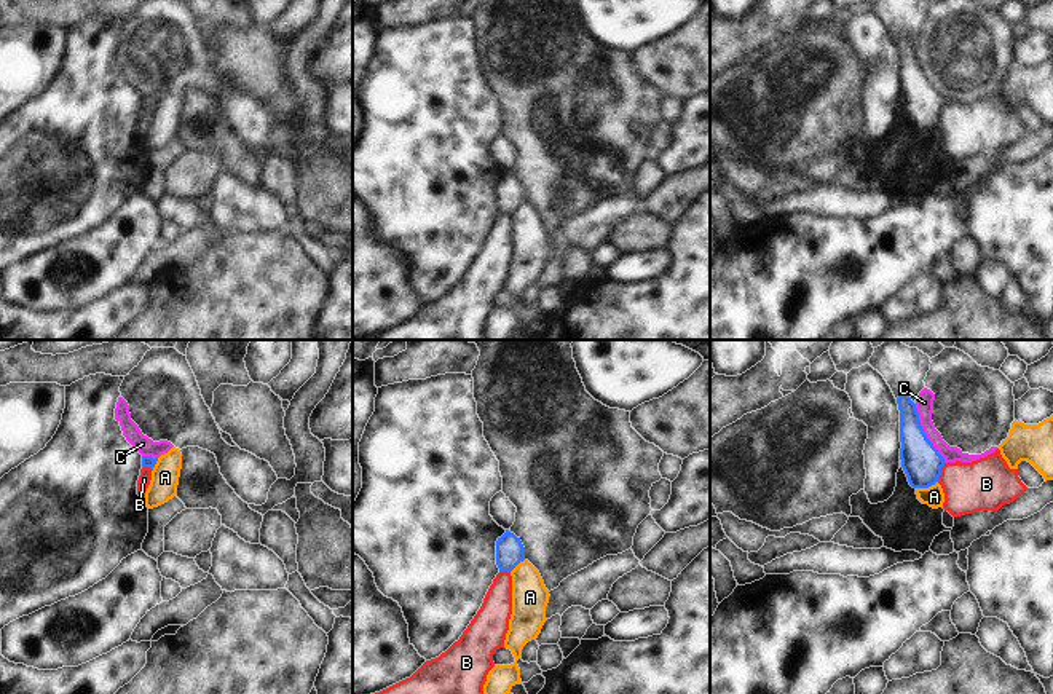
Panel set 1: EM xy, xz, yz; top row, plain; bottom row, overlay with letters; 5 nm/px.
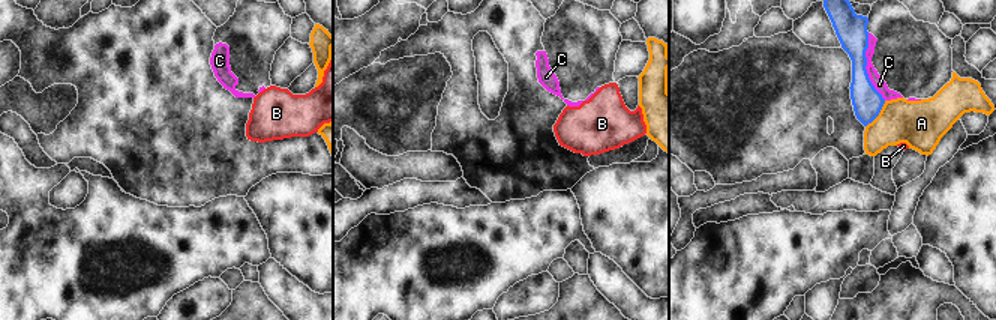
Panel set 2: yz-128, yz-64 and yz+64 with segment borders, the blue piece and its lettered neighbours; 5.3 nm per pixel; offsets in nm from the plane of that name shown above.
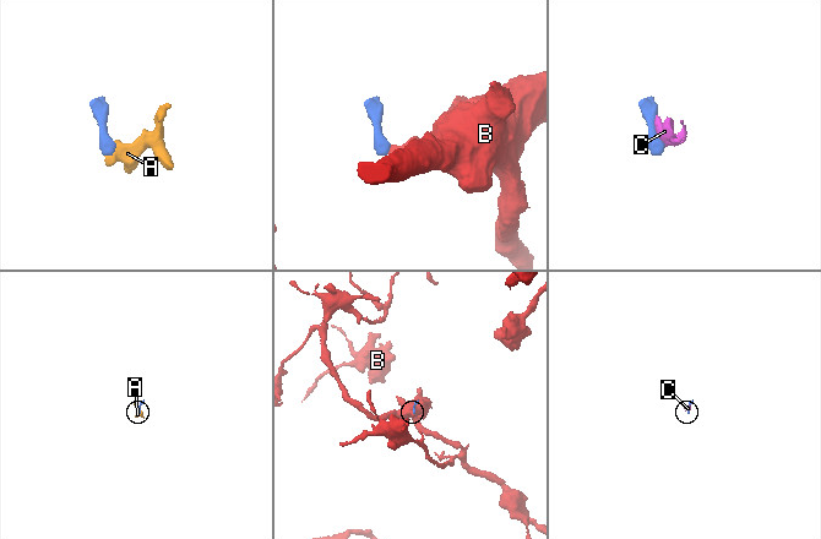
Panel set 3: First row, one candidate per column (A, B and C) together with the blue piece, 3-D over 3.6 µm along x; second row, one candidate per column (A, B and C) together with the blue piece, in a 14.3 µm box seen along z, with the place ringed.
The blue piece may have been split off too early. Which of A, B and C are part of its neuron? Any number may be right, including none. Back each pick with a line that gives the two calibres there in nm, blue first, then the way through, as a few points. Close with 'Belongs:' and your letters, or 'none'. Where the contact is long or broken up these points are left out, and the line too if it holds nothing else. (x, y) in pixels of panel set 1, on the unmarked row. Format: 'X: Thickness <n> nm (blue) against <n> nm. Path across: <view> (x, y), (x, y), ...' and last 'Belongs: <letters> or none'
Belongs: none

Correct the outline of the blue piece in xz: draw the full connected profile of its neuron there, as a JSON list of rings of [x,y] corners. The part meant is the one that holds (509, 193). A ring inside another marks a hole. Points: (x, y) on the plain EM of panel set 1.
[[[506,175],[496,183],[496,207],[499,214],[511,215],[520,204],[525,203],[525,190],[514,175]]]

